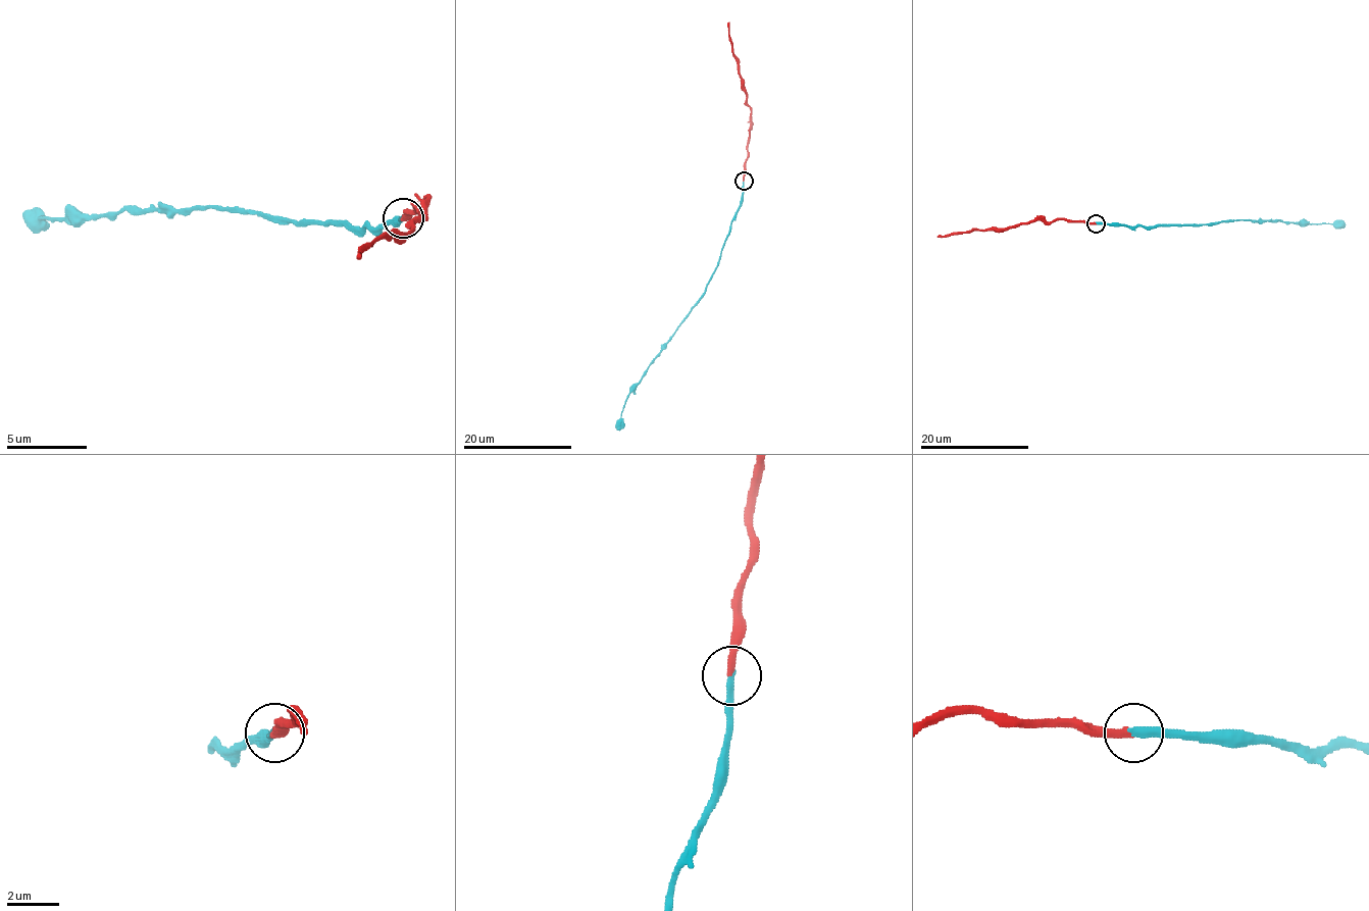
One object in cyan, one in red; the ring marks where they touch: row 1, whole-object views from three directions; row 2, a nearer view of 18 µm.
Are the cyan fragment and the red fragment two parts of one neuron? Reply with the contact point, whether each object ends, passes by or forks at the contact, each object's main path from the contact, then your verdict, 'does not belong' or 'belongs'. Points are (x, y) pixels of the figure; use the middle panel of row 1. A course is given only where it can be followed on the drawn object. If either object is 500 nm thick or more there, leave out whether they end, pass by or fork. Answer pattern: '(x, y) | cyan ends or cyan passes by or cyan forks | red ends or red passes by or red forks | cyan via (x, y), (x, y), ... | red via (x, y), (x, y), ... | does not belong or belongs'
(744, 181) | cyan ends | red ends | cyan via (744, 181), (743, 203), (731, 222), (706, 293), (630, 393), (617, 429) | red via (744, 181), (751, 107), (747, 103), (727, 22) | belongs

